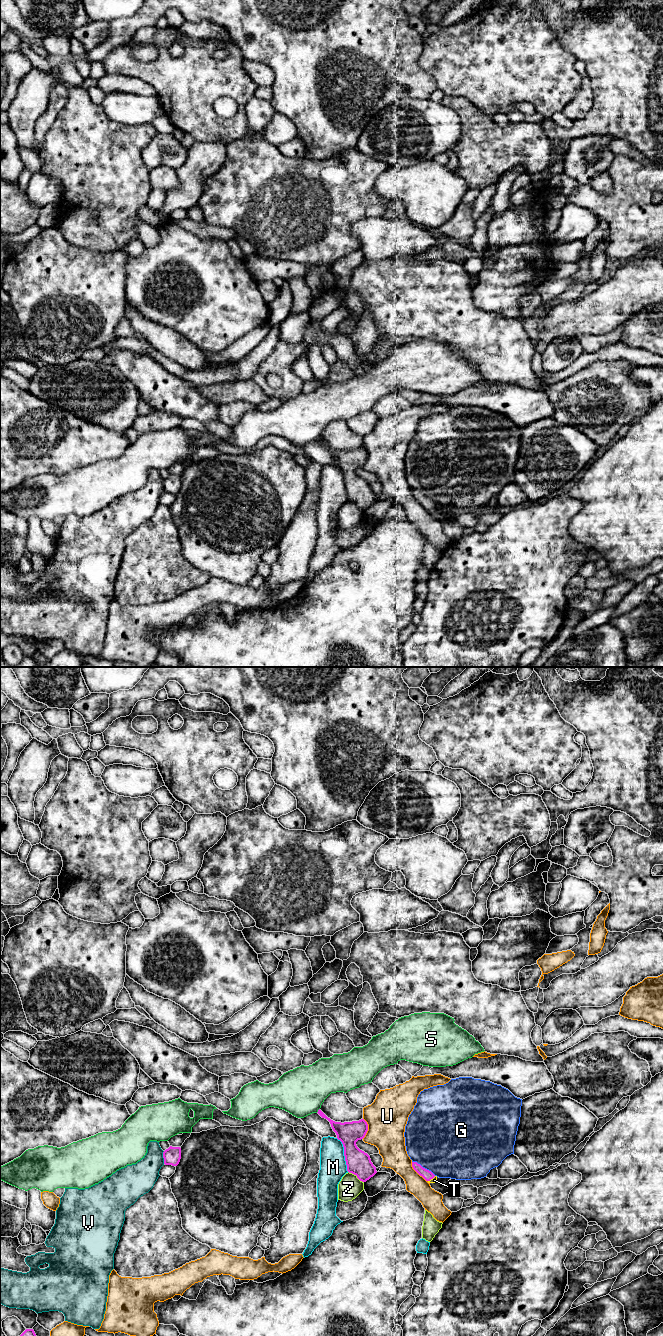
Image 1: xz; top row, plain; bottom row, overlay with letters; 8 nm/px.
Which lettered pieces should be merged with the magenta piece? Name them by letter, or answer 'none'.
T

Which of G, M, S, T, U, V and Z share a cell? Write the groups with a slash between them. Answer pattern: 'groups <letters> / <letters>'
groups G / M / S / T / U / V / Z

